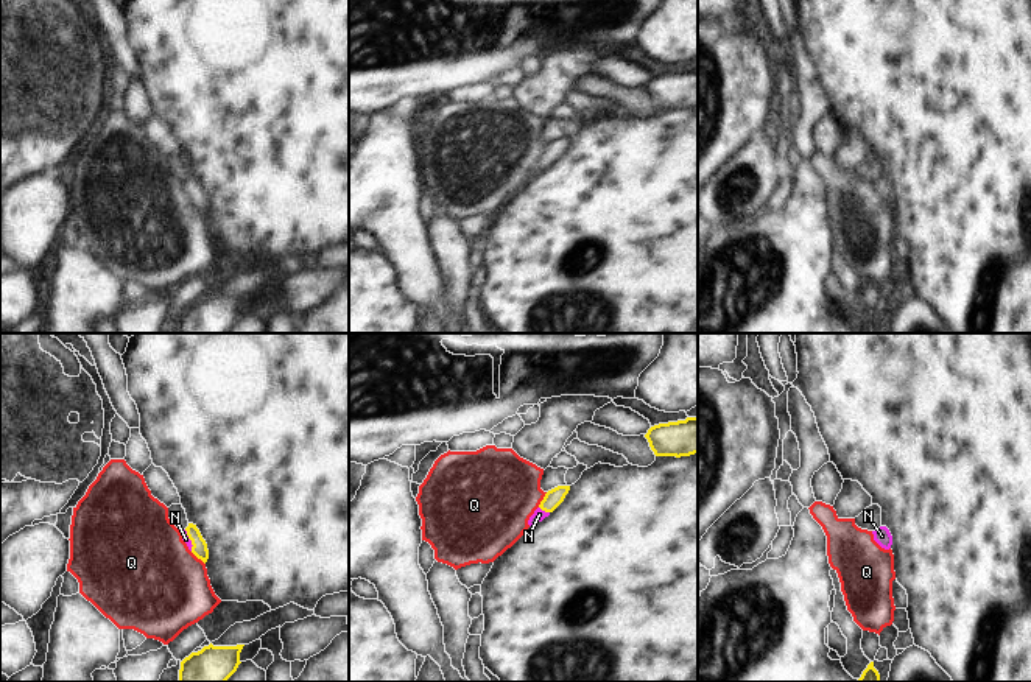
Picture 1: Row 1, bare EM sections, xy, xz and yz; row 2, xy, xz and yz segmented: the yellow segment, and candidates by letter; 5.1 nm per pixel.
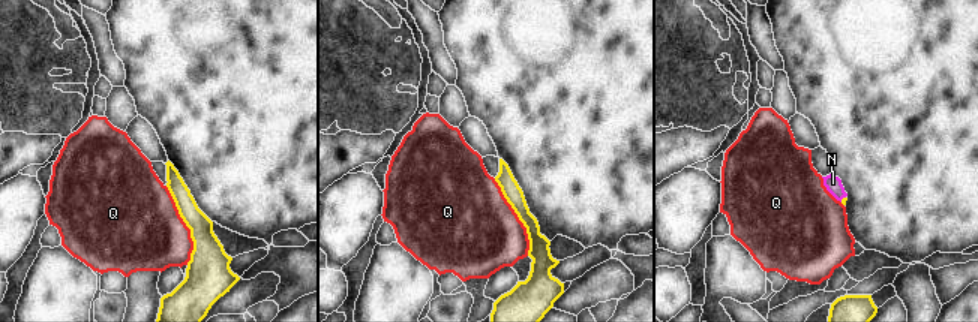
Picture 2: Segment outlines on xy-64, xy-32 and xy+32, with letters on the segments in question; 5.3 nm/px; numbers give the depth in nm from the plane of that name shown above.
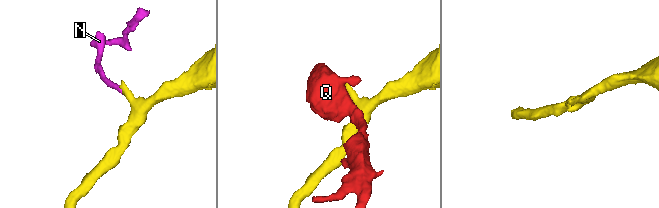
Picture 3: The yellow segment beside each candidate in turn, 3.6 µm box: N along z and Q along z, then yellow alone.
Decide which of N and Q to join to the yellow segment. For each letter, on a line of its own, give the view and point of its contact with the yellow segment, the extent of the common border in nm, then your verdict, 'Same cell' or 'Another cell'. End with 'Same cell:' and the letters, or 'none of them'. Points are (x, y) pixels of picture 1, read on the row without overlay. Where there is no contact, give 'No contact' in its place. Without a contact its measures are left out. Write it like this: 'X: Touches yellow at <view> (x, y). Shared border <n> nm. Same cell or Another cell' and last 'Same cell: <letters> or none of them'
N: Touches yellow at xz (544, 161). Shared border 70 nm. Same cell
Q: Touches yellow at xz (542, 151). Shared border 90 nm. Another cell
Same cell: N.

